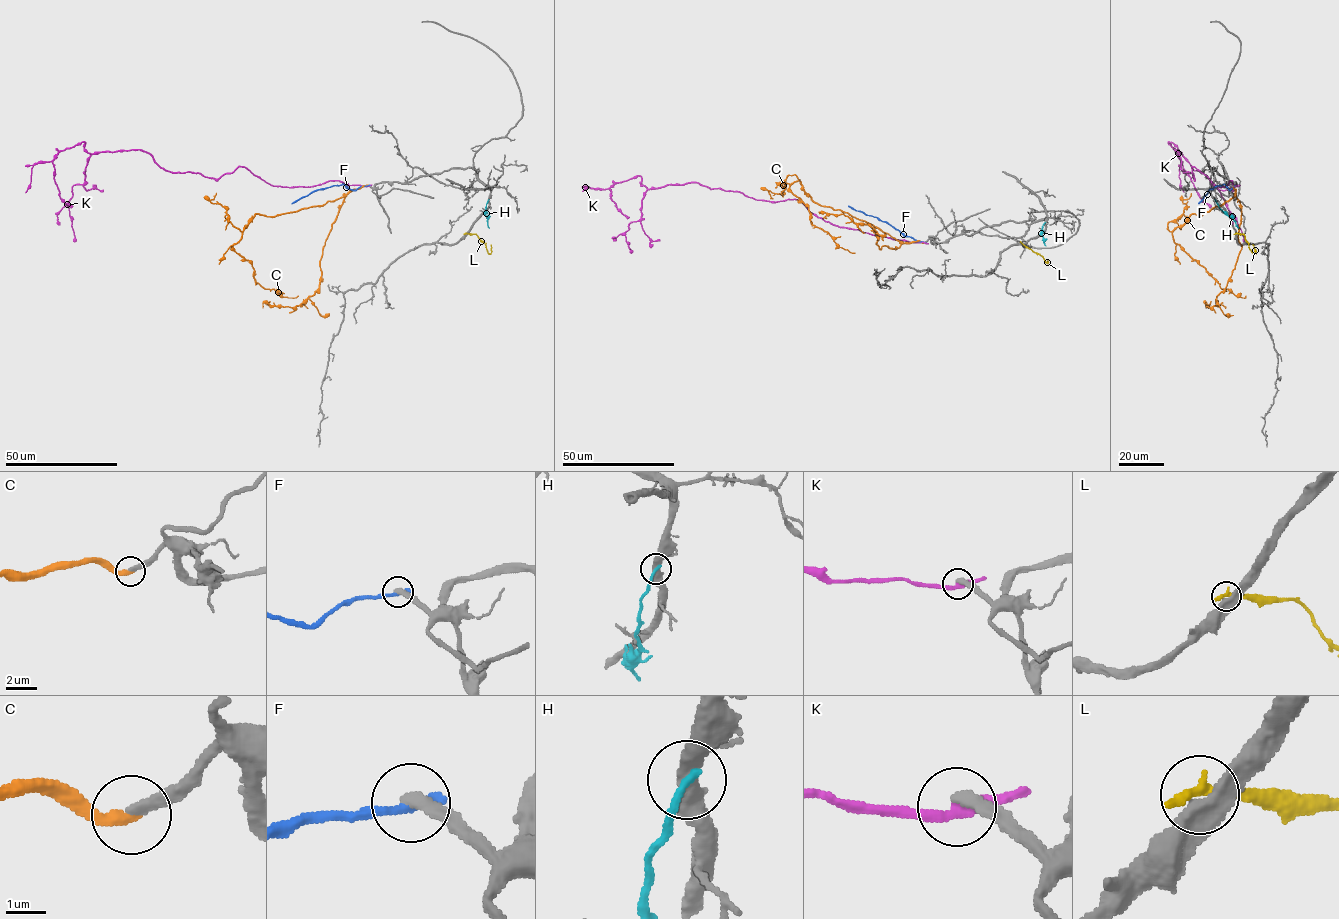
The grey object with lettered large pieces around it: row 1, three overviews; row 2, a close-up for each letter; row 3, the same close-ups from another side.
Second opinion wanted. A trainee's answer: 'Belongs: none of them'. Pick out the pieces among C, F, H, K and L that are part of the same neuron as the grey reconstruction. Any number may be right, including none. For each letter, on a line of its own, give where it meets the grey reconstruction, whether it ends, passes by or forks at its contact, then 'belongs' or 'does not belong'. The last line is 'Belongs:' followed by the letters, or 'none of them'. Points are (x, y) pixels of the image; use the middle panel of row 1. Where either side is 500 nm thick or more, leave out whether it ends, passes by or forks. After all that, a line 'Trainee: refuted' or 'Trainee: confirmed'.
C: contact (924, 242); it ends; belongs
F: contact (924, 242); it ends; does not belong
H: contact (1045, 223); it ends; does not belong
K: contact (924, 242); it passes by; does not belong
L: contact (1022, 243); it ends; does not belong
Belongs: C
Trainee: refuted

